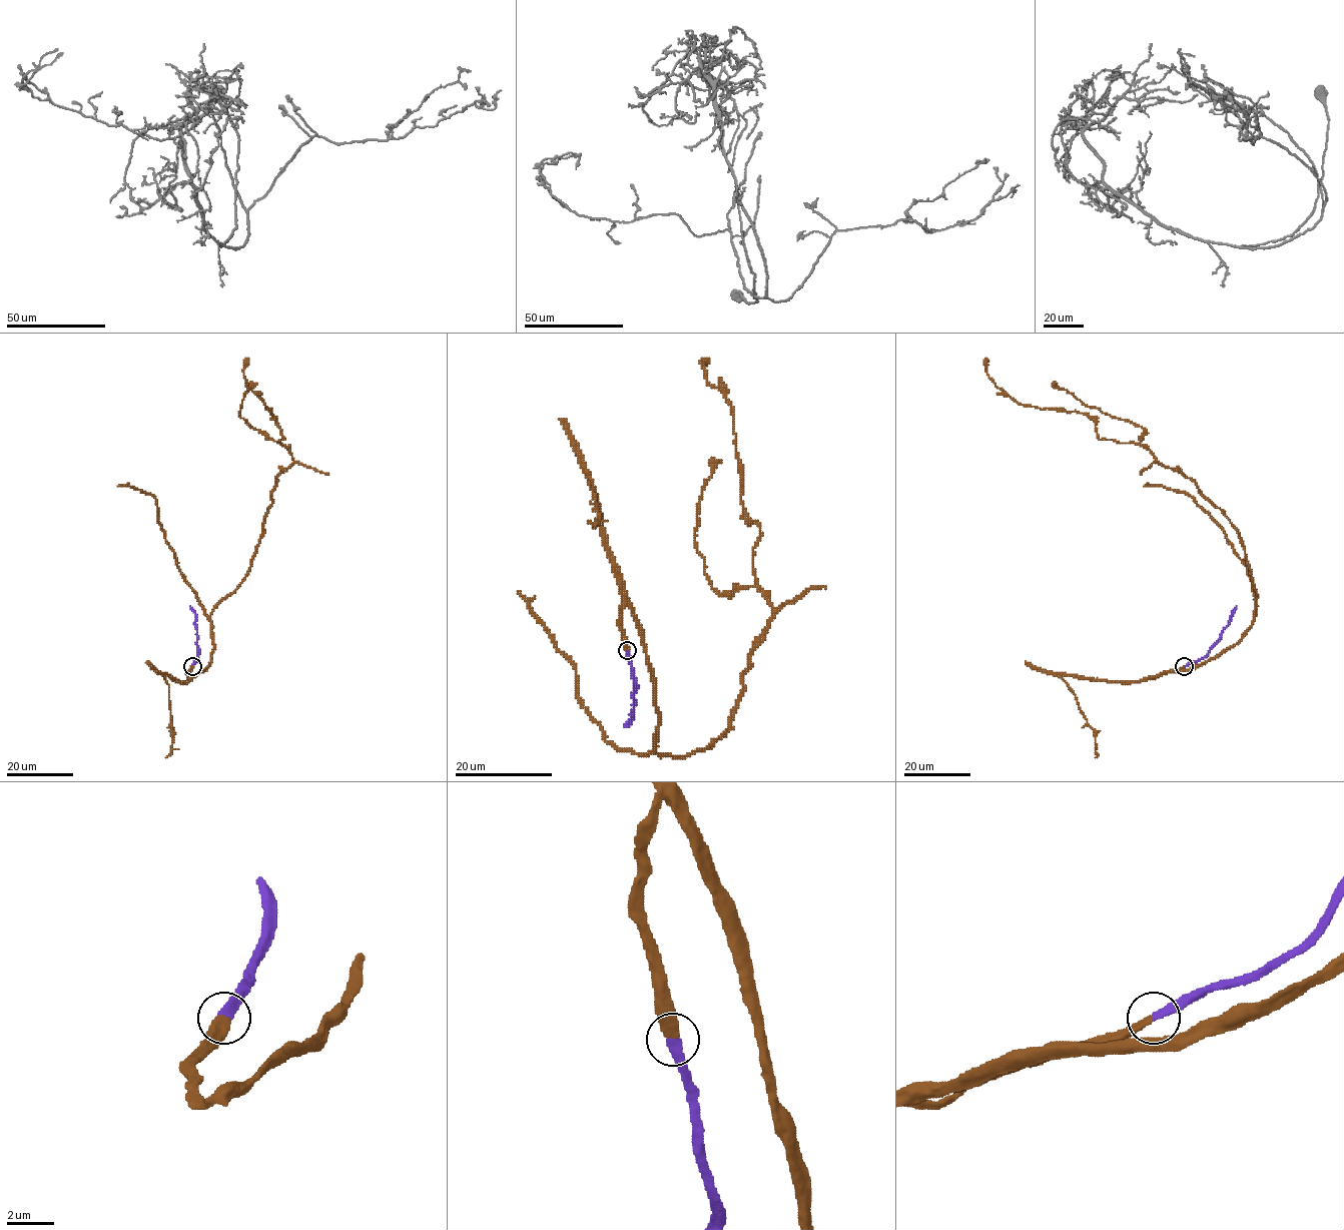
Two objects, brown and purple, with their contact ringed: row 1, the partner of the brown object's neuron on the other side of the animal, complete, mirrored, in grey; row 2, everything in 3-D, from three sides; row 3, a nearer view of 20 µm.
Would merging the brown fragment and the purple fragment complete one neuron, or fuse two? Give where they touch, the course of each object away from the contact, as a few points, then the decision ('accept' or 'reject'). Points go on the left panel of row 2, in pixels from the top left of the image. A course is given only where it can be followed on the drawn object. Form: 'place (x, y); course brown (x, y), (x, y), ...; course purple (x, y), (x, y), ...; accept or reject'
place (192, 666); course brown (192, 666), (190, 678), (210, 661), (211, 610), (248, 570), (276, 477), (292, 462), (246, 387), (248, 358); course purple (192, 666), (198, 653), (197, 629), (195, 612), (189, 605); accept

